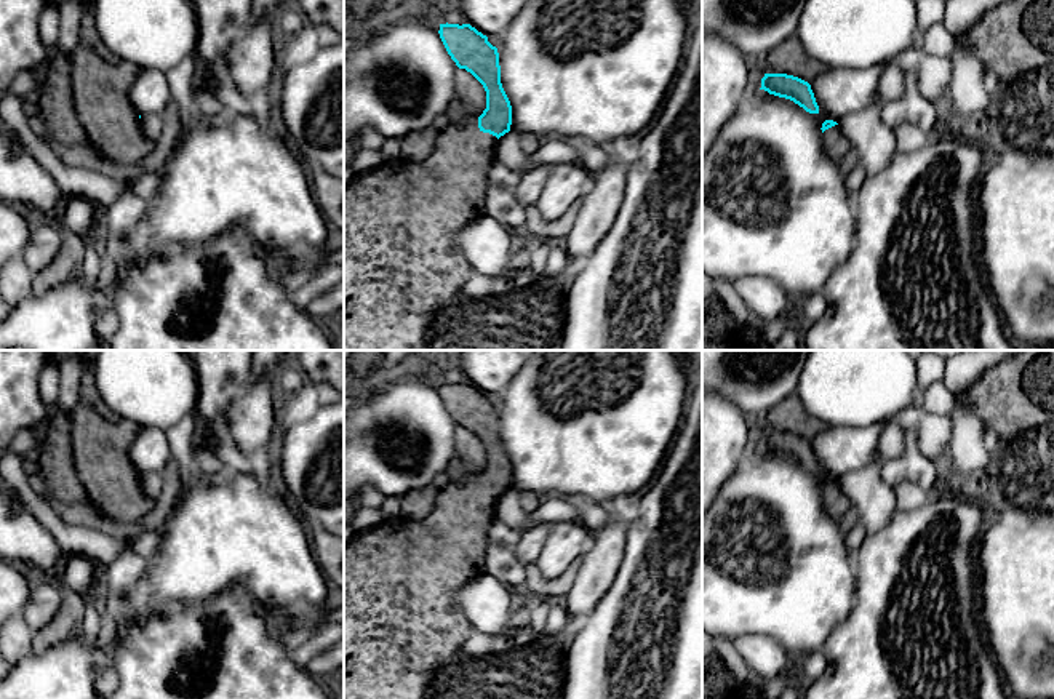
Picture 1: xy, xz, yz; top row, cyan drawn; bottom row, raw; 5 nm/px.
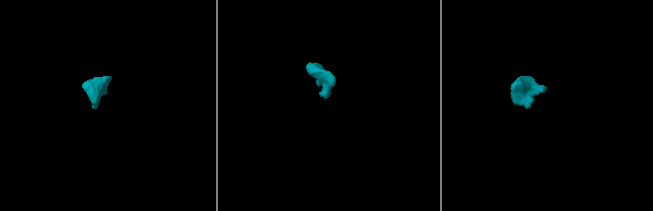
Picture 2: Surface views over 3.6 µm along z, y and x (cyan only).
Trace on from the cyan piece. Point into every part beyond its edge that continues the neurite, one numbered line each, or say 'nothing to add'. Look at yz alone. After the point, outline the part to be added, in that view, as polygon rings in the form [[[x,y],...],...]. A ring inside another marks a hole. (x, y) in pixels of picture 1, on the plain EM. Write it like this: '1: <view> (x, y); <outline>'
1: yz (790, 416); [[[793,392],[774,406],[761,421],[765,432],[787,432],[798,435],[809,443],[828,425],[811,416],[798,395]]]

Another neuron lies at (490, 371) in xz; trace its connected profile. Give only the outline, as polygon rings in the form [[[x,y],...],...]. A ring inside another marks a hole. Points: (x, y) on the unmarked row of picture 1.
[[[454,350],[453,360],[465,381],[486,395],[502,393],[526,361],[520,350]]]

